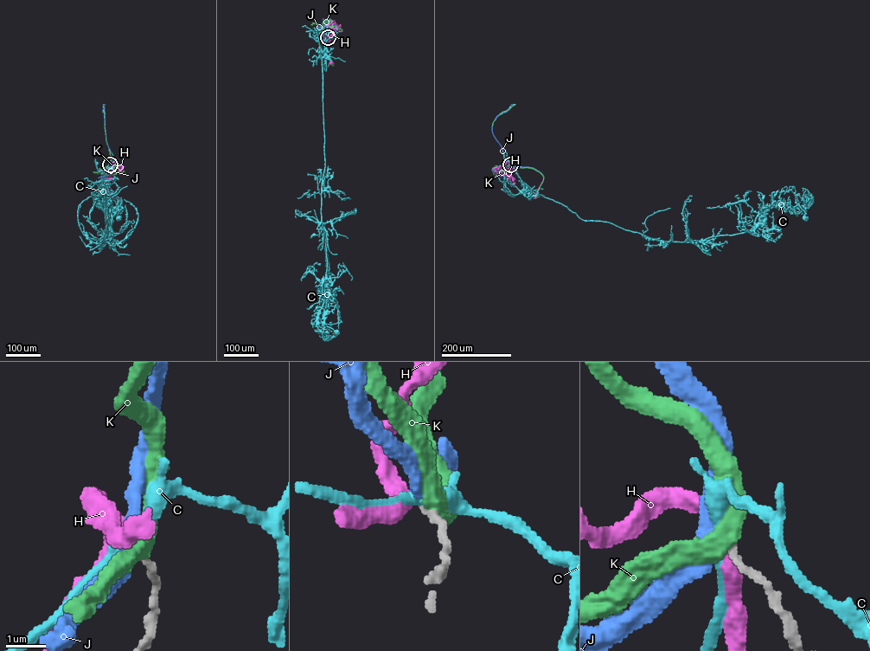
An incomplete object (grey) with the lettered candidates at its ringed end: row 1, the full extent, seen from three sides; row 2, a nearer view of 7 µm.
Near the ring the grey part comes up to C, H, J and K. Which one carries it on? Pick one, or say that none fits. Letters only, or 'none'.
none

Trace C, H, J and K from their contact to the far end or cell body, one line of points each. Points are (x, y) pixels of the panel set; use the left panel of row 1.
C: (110, 164), (104, 193), (107, 234), (103, 242), (109, 235), (110, 209), (104, 204), (113, 208), (118, 218)
H: (110, 164), (106, 172), (113, 197)
J: (110, 164), (105, 125), (105, 104)
K: (110, 164), (106, 172), (113, 196)

